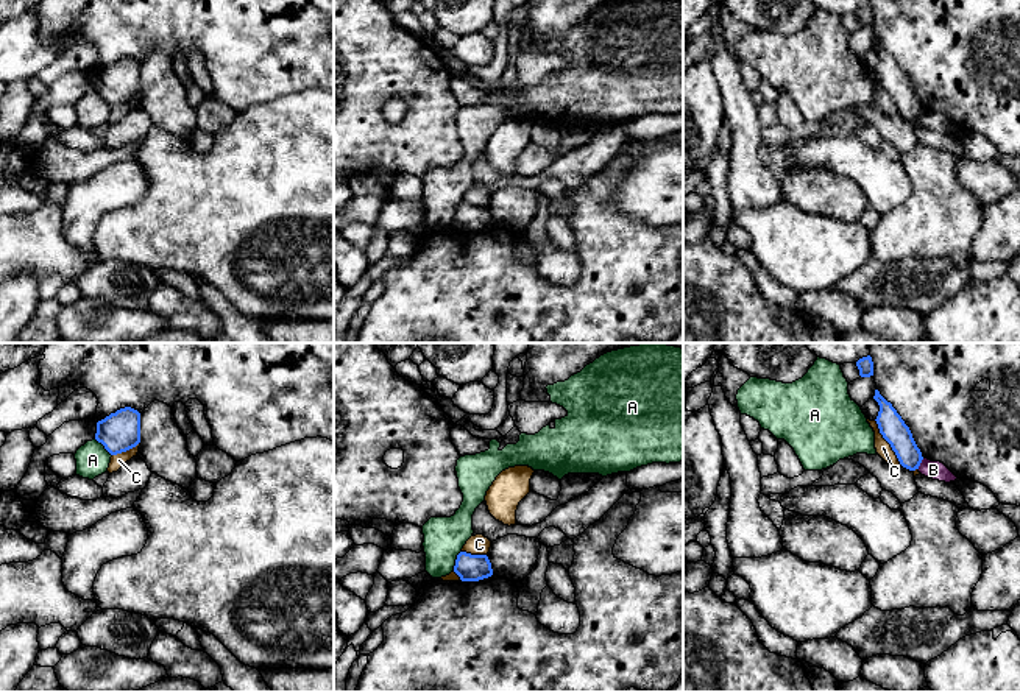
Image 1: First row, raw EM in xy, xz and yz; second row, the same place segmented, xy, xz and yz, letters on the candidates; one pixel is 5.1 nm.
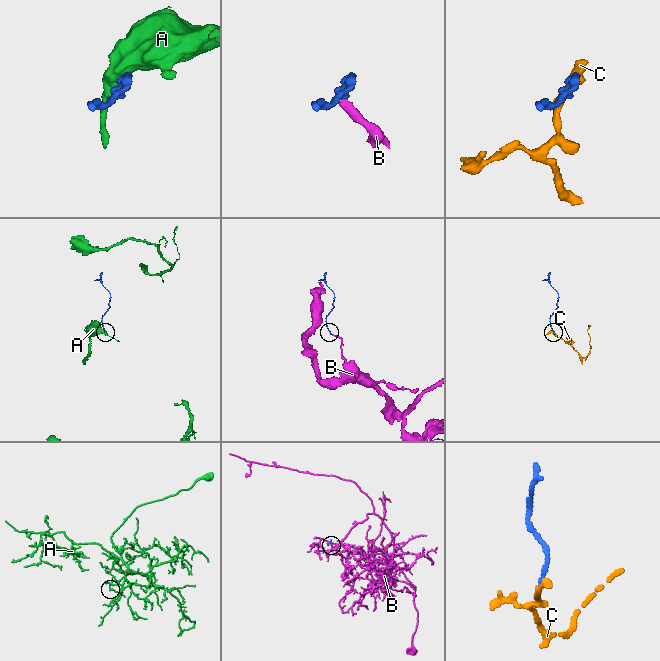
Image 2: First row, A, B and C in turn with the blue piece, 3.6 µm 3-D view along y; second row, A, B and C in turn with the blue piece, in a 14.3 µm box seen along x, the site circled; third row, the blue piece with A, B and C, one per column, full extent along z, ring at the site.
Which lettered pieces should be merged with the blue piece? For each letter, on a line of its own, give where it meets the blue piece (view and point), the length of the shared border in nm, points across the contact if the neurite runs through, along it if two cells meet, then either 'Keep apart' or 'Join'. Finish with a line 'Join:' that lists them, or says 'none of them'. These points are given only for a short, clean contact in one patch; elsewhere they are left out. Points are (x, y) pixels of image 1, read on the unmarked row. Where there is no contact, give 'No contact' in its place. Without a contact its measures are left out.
A: Touches blue at xz (456, 212). Shared border 120 nm. Boundary: xz (460, 201), (453, 222). Keep apart
B: Touches blue at yz (920, 112). Shared border 70 nm. Boundary: yz (924, 109), (917, 119). Keep apart
C: Touches blue at yz (888, 92). Shared border 280 nm. Boundary: yz (875, 70), (881, 88), (902, 116). Keep apart
Join: none of them

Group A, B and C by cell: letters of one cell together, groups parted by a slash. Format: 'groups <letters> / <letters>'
groups A / B / C

